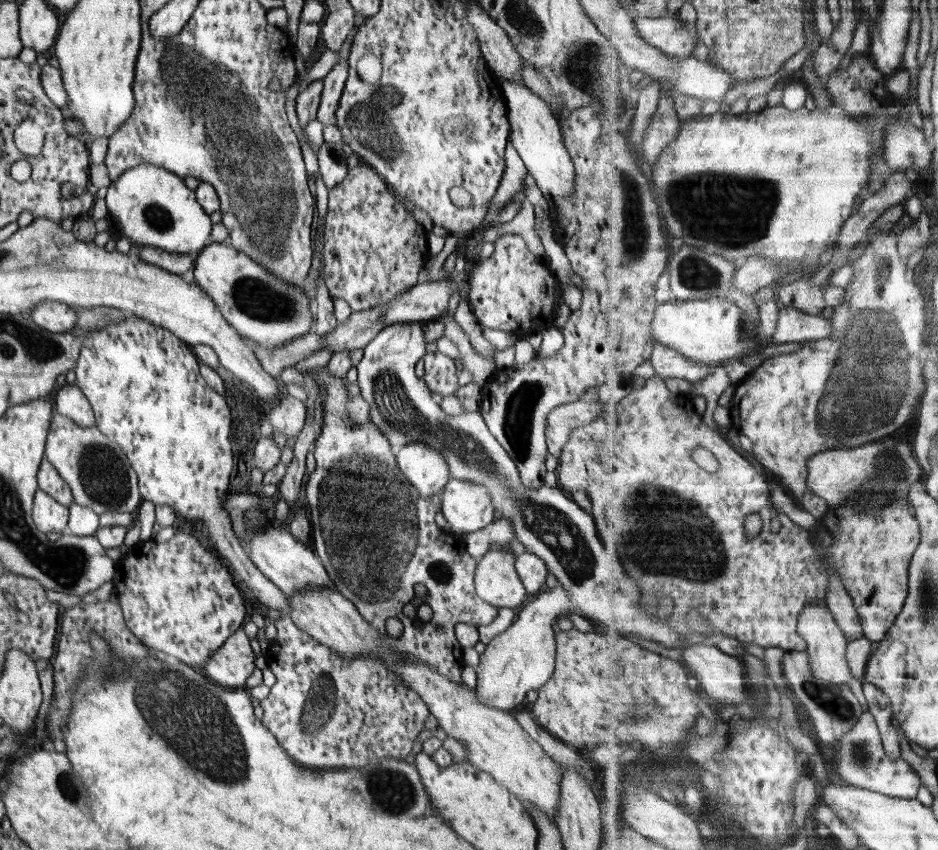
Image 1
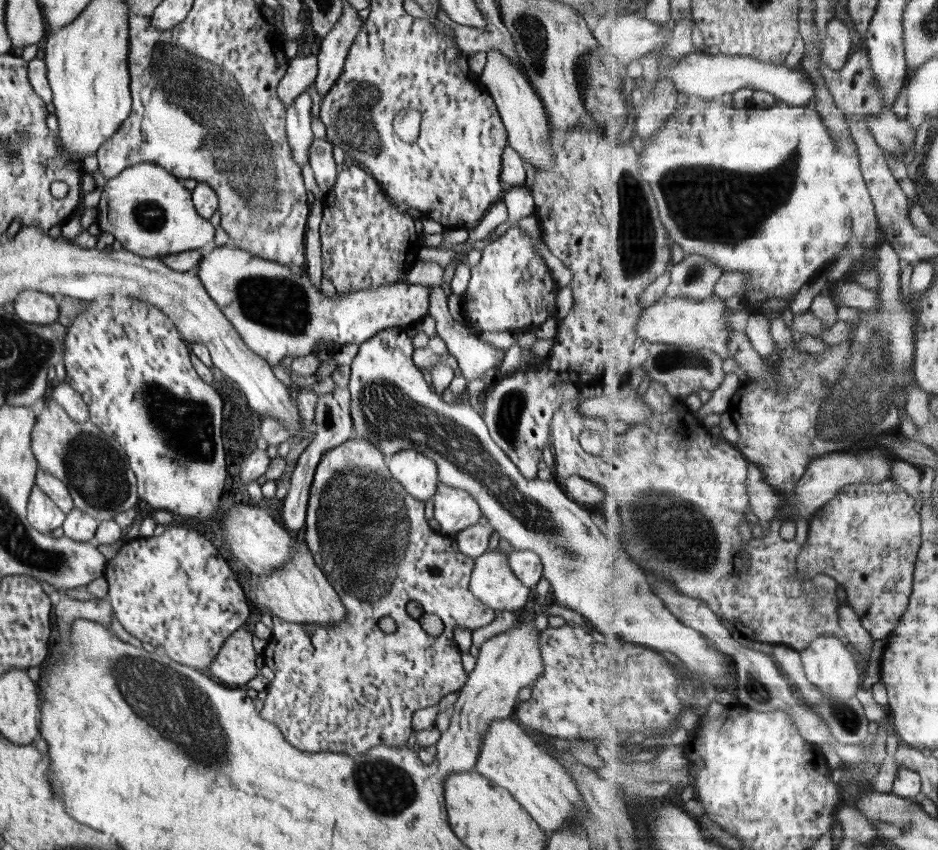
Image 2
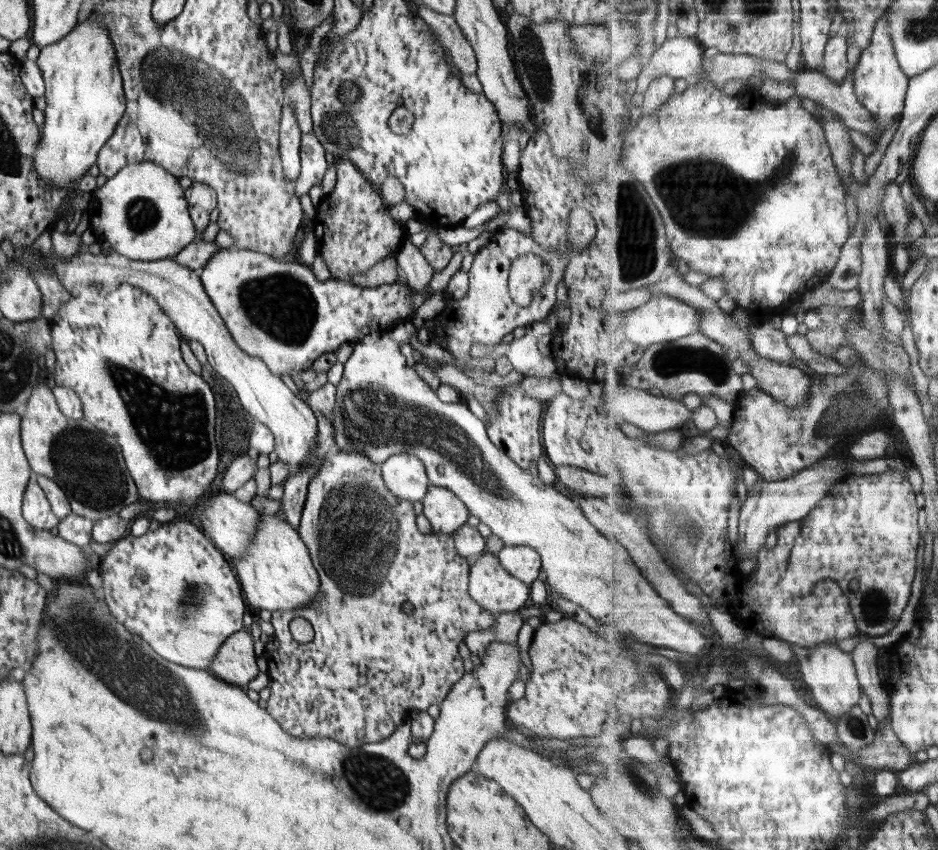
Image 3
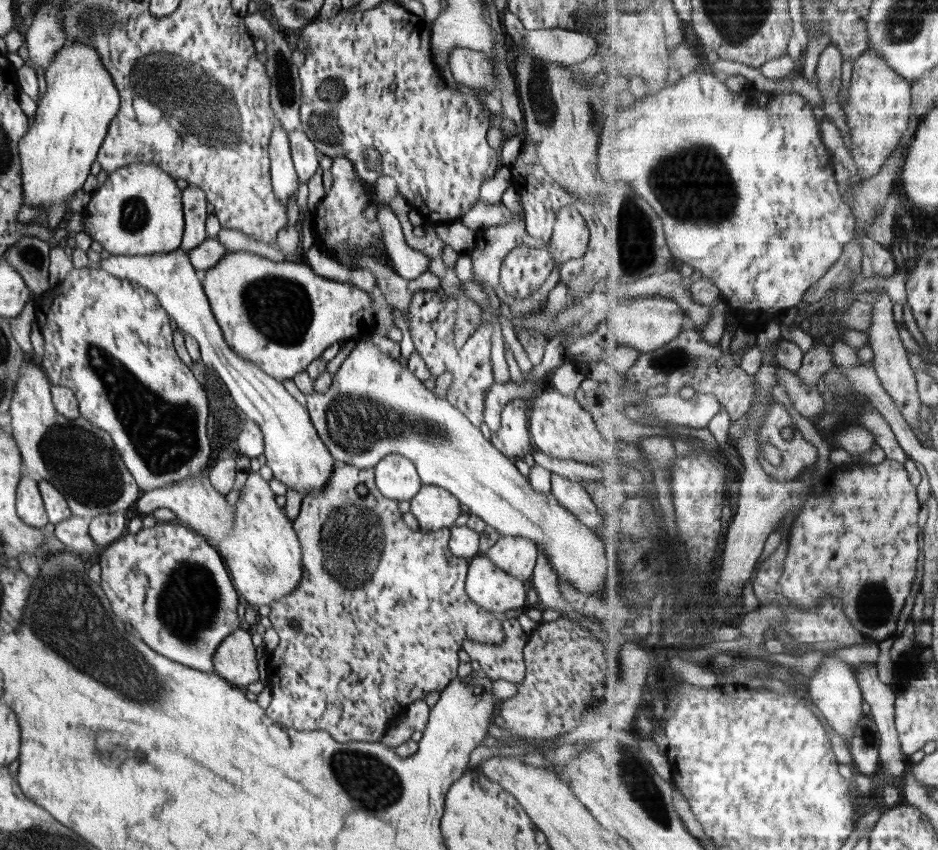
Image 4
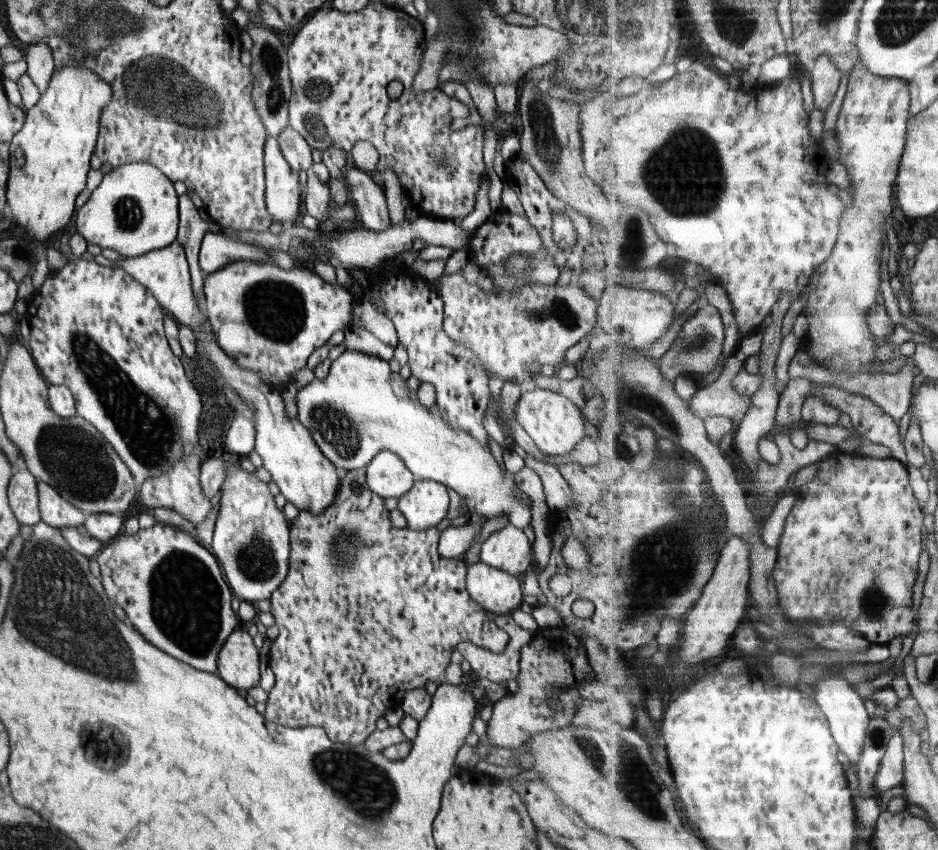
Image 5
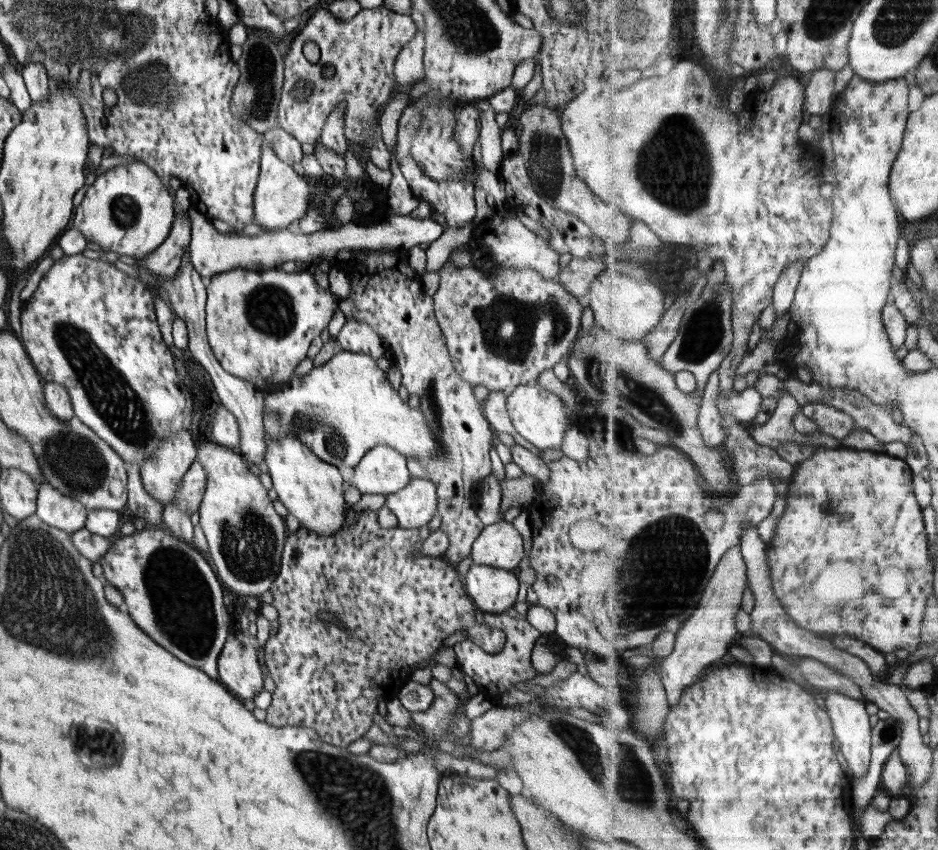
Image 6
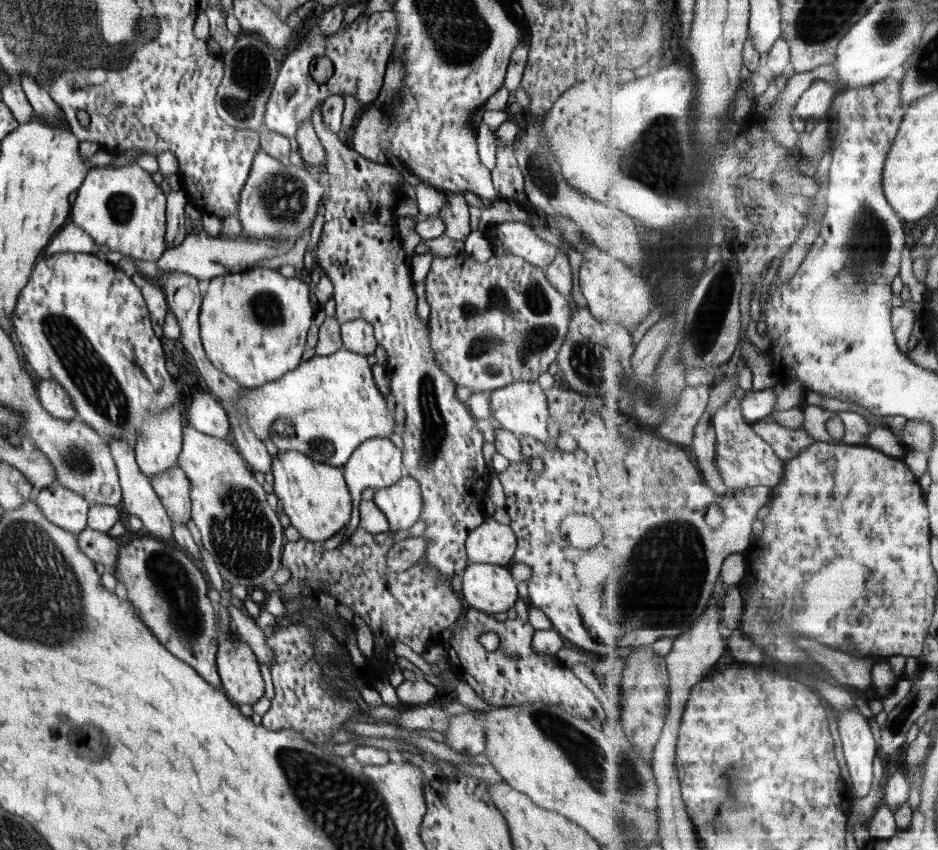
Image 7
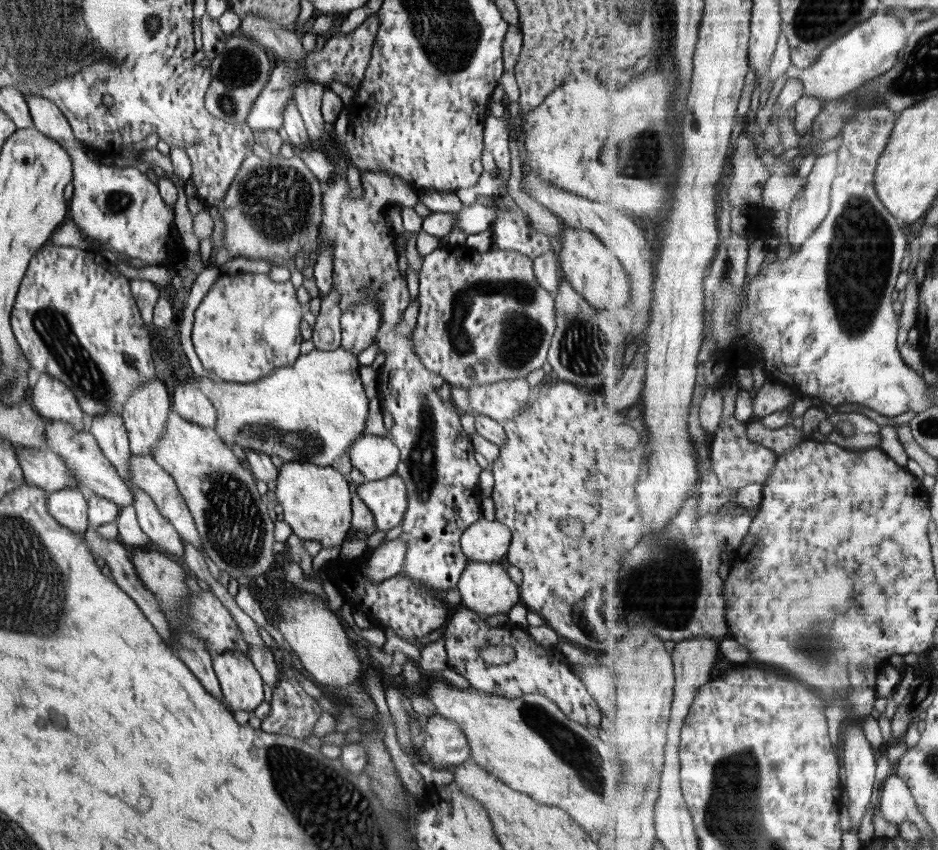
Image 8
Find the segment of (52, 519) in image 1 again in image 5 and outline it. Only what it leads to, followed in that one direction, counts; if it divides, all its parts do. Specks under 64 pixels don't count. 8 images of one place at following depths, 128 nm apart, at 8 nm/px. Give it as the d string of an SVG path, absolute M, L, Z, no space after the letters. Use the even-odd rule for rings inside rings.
M28 471L14 472L7 487L7 498L16 521L33 526L41 522L36 478Z

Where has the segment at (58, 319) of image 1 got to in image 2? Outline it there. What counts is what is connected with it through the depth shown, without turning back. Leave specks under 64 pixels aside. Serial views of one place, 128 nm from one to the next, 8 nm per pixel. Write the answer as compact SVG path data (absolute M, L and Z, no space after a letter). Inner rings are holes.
M24 290L18 293L9 308L20 320L35 325L49 325L58 322L59 306L52 295Z

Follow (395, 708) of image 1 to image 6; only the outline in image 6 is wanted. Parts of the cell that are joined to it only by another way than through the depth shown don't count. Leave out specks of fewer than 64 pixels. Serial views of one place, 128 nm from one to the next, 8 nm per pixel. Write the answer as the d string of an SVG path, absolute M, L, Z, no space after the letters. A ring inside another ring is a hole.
M348 506L345 524L333 536L317 536L302 526L296 533L288 534L282 553L280 573L277 573L276 579L269 588L269 591L274 595L272 605L277 608L279 613L279 628L271 634L264 644L265 664L269 670L269 675L276 684L276 689L271 694L272 702L266 709L265 721L267 724L278 727L304 726L304 728L312 728L322 741L345 749L348 748L350 743L362 739L362 735L367 732L373 722L377 721L378 700L387 702L391 698L398 698L398 691L411 680L412 673L421 668L421 663L424 660L432 660L431 657L434 657L439 647L443 646L444 640L451 634L463 630L463 634L468 635L468 639L474 641L482 650L490 654L500 652L506 644L505 632L490 627L477 619L478 609L466 595L458 578L456 566L448 564L442 557L422 556L420 554L420 547L424 545L424 540L420 538L418 529L380 528L376 523L377 512L370 509L358 512L358 520L354 524L350 524L351 517L356 517L356 513L352 510L352 506ZM323 610L334 614L338 622L325 622L319 619L318 613Z

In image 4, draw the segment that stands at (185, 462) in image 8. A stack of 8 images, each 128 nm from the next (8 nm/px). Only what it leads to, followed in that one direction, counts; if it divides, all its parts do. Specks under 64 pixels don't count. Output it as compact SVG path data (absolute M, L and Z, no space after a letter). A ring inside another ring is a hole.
M251 472L240 498L234 504L236 515L229 534L215 544L241 602L256 606L269 605L293 592L304 577L302 546L292 520L276 503L269 482Z

